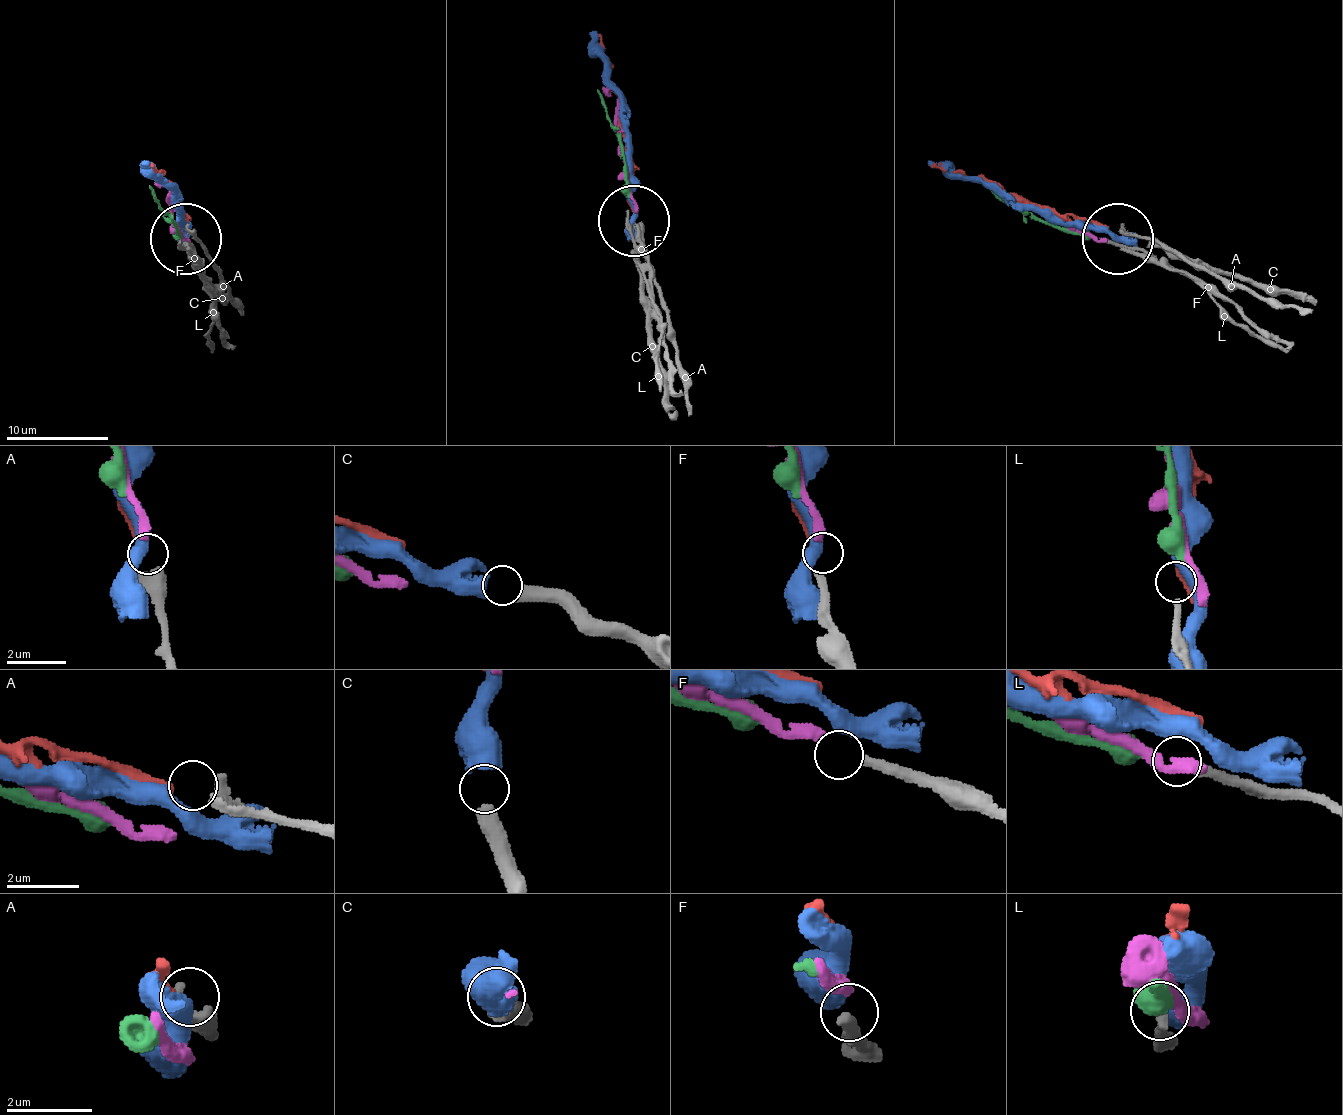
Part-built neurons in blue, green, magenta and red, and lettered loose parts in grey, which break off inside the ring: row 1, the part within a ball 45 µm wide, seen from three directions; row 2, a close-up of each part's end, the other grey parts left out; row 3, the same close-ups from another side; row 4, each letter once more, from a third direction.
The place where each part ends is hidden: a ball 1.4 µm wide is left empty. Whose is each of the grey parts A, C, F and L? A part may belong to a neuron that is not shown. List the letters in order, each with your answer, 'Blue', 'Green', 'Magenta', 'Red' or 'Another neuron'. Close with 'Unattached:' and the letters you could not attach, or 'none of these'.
A: Another neuron
C: Blue
F: Magenta
L: Green
Unattached: A

